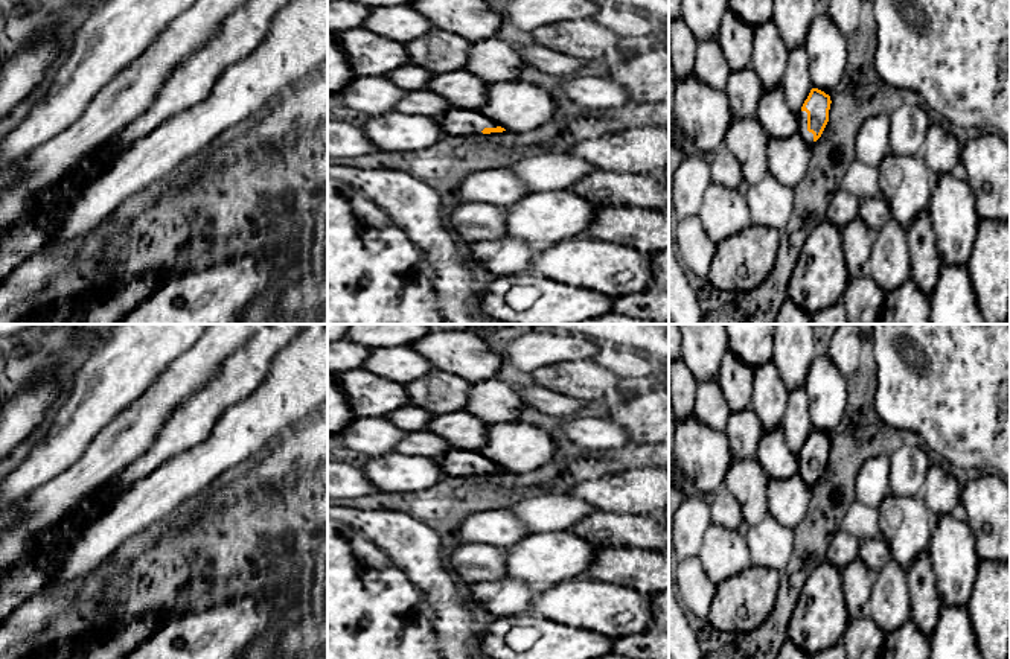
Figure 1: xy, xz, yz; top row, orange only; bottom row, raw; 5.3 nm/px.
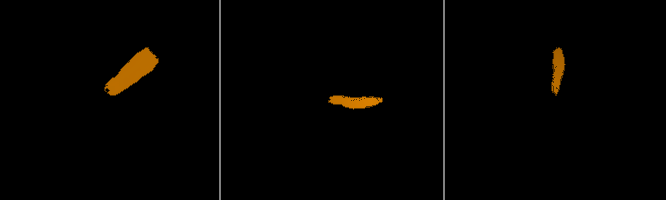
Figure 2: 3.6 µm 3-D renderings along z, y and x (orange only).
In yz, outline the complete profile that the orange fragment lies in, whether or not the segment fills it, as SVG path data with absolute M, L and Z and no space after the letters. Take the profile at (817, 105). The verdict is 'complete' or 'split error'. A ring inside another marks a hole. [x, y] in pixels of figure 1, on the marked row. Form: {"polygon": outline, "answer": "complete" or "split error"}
{"polygon": "M812 88L804 100L798 116L798 132L809 143L813 145L823 134L829 122L830 96L818 88Z", "answer": "split error"}

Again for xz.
{"polygon": "M452 108L445 114L434 116L433 119L442 126L445 134L452 135L469 135L480 132L491 134L506 131L489 117L471 110Z", "answer": "split error"}

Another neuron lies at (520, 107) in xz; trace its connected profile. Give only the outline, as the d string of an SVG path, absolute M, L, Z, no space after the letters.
M524 81L487 85L487 100L478 113L506 131L529 132L547 125L556 114L559 99L555 91Z

